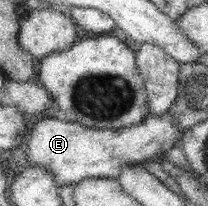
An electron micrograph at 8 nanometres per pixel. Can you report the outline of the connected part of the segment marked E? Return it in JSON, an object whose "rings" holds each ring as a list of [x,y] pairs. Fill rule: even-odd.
{"rings":[[[168,113],[162,116],[148,115],[140,124],[121,129],[90,128],[76,122],[60,120],[60,118],[46,118],[46,120],[39,120],[34,128],[30,128],[28,144],[22,154],[26,159],[28,154],[28,166],[34,165],[40,169],[46,169],[54,175],[59,186],[74,185],[85,178],[116,179],[127,166],[148,166],[151,161],[158,162],[165,157],[168,150],[179,146],[183,133],[183,128],[178,126],[174,116]]]}

